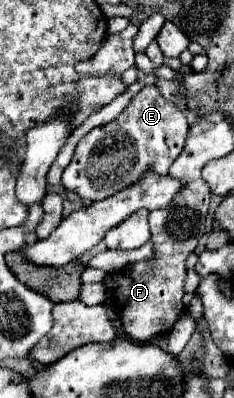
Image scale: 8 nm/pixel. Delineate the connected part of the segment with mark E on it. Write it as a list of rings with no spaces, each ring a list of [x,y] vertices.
[[[147,84],[113,122],[93,128],[79,140],[61,184],[83,200],[103,200],[133,186],[147,172],[165,176],[185,146],[187,130],[185,114],[171,100],[163,98],[155,84]]]

